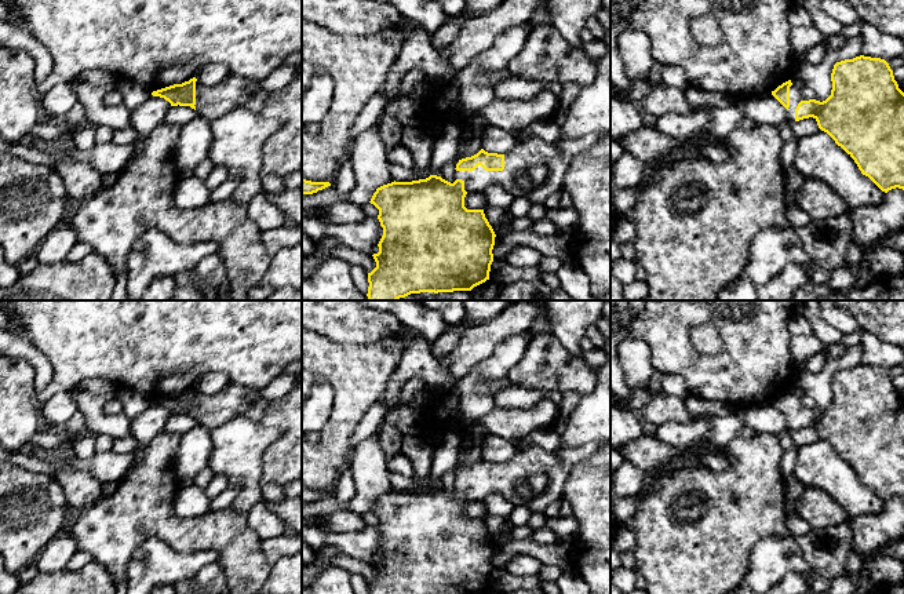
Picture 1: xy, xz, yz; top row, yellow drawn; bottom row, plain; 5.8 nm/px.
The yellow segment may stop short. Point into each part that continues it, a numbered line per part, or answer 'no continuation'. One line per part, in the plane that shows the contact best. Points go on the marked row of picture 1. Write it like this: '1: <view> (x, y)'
1: xz (535, 168)

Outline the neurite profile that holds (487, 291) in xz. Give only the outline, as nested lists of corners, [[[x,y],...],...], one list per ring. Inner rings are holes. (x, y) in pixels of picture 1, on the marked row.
[[[491,280],[474,287],[470,292],[473,300],[495,300],[502,287]]]

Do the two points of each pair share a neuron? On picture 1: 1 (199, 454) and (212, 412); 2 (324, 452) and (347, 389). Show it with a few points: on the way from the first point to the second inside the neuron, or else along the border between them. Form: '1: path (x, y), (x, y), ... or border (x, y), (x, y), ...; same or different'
1: border (200, 423), (210, 430); different
2: path (335, 437), (347, 412), (347, 404); same

